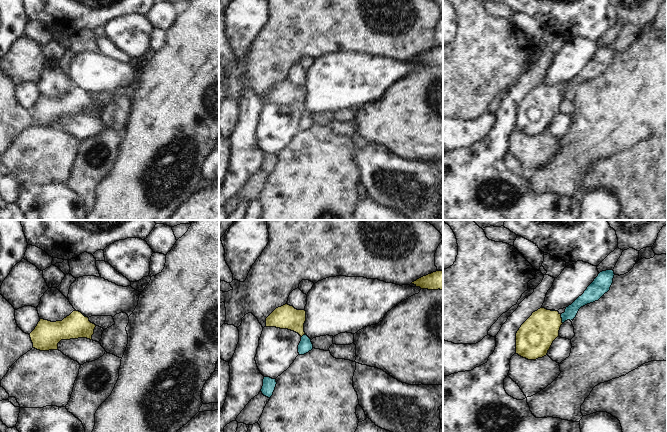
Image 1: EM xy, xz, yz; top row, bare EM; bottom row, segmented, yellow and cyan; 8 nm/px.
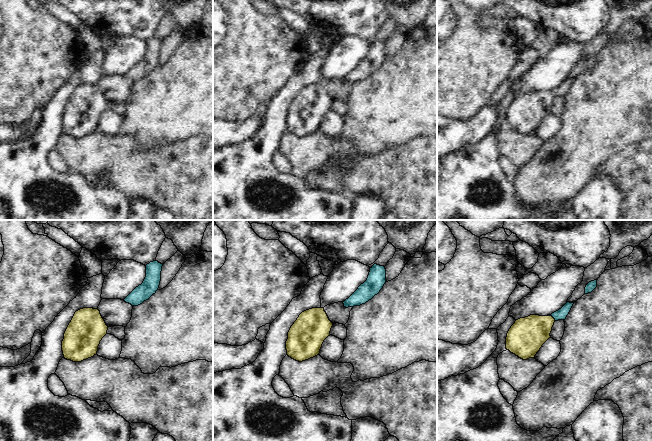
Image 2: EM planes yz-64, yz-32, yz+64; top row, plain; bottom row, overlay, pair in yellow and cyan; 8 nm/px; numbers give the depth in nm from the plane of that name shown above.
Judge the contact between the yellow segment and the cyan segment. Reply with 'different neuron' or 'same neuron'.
same neuron

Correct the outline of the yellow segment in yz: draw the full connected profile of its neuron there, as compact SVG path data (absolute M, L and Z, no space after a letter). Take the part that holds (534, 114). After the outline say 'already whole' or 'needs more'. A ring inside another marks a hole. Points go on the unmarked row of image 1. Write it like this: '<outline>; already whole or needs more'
M613 46L602 47L587 63L584 69L579 72L571 81L566 83L565 88L560 90L555 86L540 84L521 101L516 109L516 130L528 136L536 136L547 131L553 117L559 113L561 101L567 96L573 96L579 85L587 80L598 77L605 69L610 66L614 54Z; needs more

